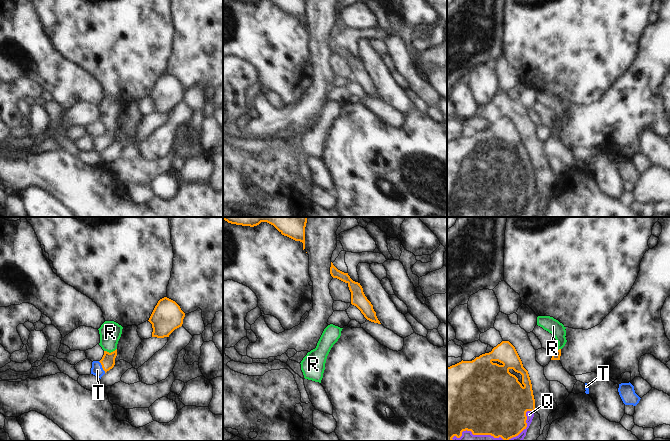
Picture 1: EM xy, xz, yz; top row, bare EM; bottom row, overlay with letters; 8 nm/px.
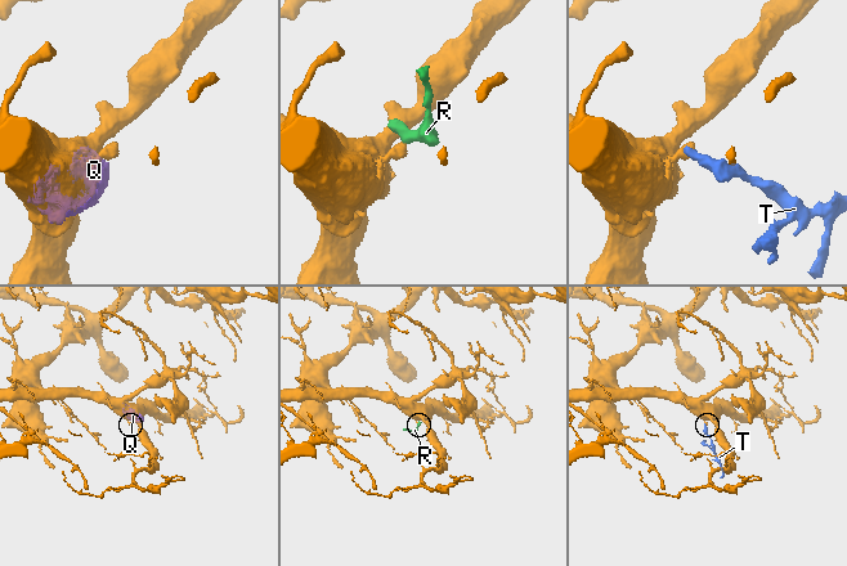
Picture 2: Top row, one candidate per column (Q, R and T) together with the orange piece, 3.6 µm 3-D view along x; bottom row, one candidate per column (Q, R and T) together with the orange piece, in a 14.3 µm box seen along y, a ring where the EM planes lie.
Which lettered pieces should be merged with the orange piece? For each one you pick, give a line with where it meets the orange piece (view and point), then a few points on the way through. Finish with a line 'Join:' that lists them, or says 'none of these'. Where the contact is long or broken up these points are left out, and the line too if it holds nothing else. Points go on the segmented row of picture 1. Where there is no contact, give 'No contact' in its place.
Q: Touches orange at yz (526, 426)
R: Touches orange at xy (111, 352). Path across: xy (108, 360), (111, 352), (110, 332)
T: Touches orange at xy (102, 367). Path across: xy (108, 360), (102, 367), (97, 370)
Join: Q, R, T.

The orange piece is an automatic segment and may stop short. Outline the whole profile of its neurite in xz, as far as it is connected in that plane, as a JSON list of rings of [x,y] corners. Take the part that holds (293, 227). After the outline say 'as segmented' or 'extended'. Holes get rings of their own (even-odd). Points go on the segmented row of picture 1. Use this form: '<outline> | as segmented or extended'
[[[223,217],[231,224],[254,227],[261,222],[273,225],[282,235],[303,243],[305,249],[305,227],[308,217]]] | as segmented

